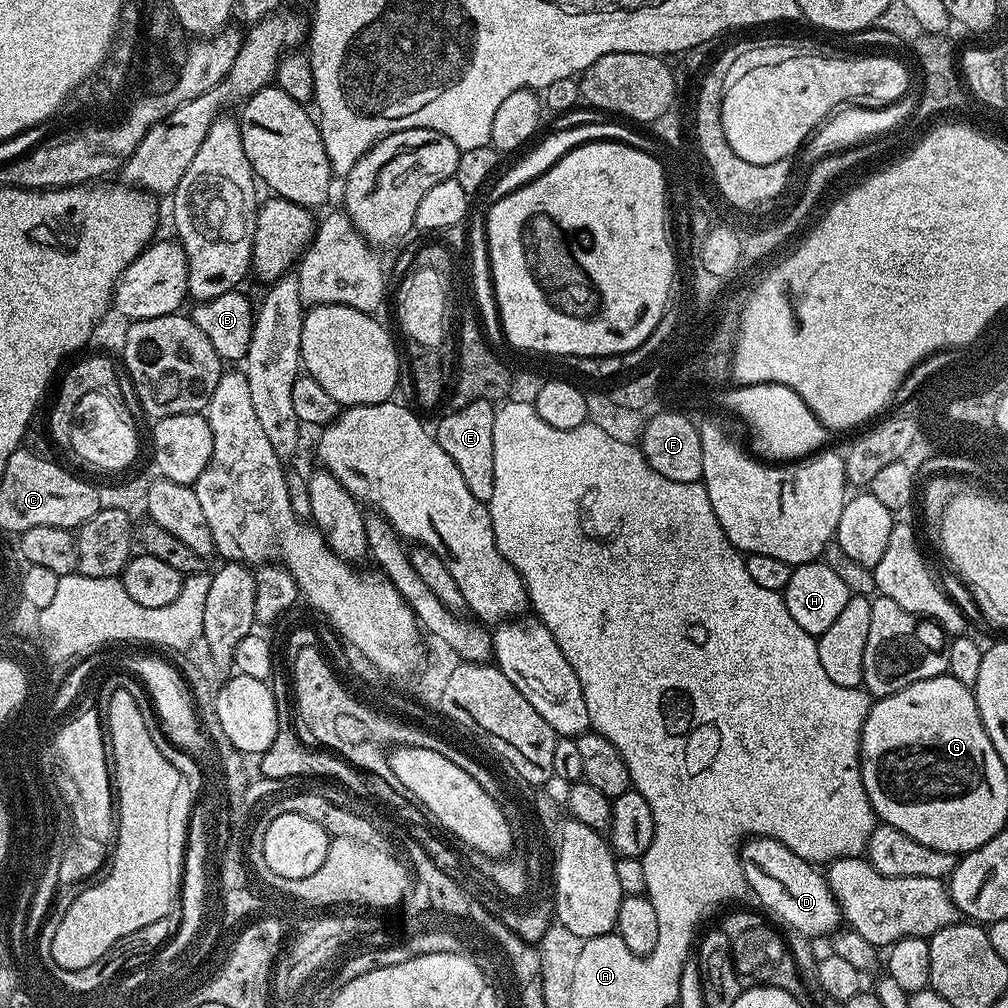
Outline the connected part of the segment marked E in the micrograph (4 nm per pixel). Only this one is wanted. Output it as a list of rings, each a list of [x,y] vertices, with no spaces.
[[[475,400],[466,406],[449,411],[449,413],[449,416],[442,417],[440,425],[434,428],[436,441],[442,446],[442,450],[446,450],[446,454],[450,454],[454,466],[458,466],[470,494],[474,494],[474,498],[487,502],[494,494],[494,418],[496,417],[496,408],[493,401]]]

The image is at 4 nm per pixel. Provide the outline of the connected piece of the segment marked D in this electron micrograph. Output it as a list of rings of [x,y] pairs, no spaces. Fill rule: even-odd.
[[[769,836],[745,839],[740,850],[740,861],[751,895],[756,895],[778,919],[789,924],[804,936],[831,937],[842,924],[840,906],[836,901],[825,873],[809,862],[798,858],[782,842]]]

